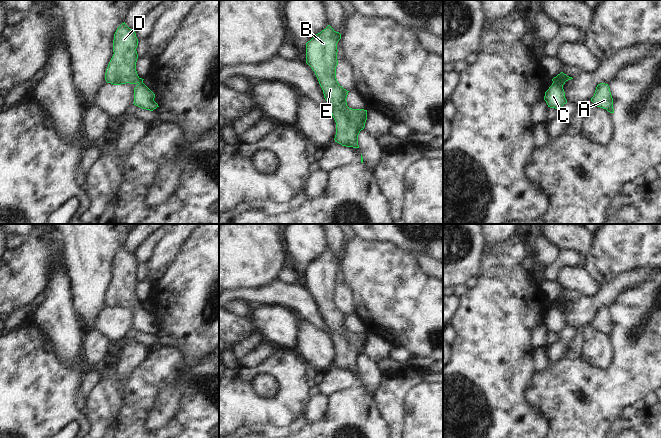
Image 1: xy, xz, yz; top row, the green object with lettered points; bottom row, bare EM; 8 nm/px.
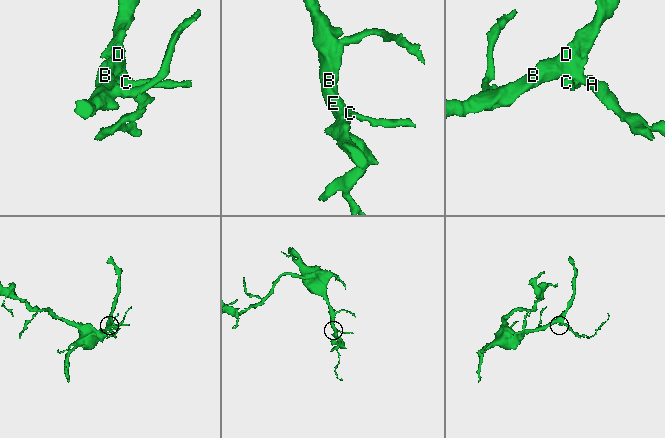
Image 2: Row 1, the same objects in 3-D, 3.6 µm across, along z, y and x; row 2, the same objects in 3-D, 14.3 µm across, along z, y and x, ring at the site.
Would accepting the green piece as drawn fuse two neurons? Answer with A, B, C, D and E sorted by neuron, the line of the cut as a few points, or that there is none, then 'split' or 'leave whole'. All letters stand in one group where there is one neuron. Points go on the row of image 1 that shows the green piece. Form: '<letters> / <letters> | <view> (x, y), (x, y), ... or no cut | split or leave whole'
A B C D E | no cut | leave whole

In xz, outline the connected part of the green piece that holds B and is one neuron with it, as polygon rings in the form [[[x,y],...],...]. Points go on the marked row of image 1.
[[[328,25],[306,43],[306,63],[315,72],[324,98],[336,122],[335,142],[359,148],[358,135],[364,129],[367,110],[347,106],[348,92],[336,79],[337,43],[341,34]]]

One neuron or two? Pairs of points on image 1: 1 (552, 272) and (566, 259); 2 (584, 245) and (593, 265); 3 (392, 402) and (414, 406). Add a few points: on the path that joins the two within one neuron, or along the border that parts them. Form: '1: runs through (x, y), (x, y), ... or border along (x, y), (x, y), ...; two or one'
1: runs through (555, 269), (563, 261); one
2: border along (594, 237), (591, 253), (583, 263); two
3: border along (419, 384), (410, 391), (405, 401), (405, 427); two

